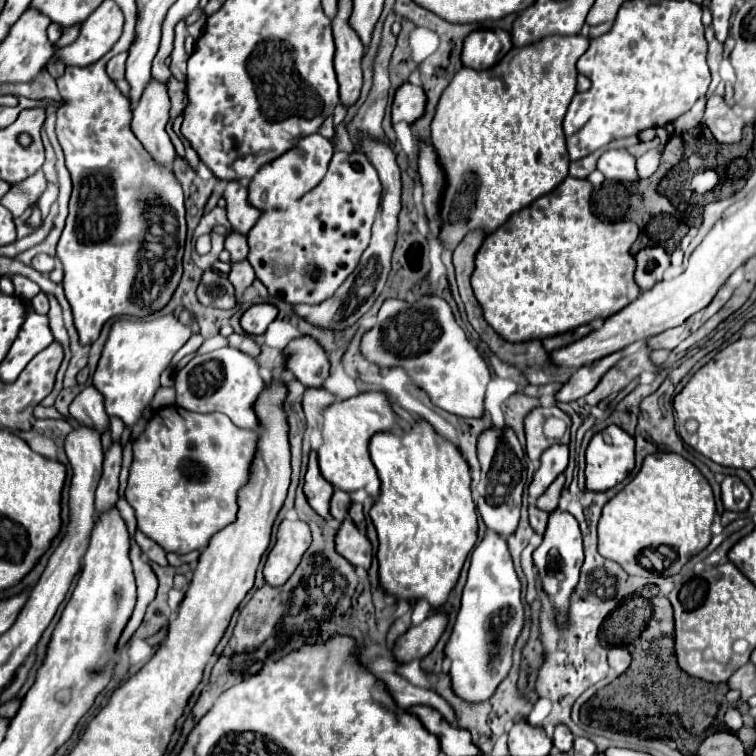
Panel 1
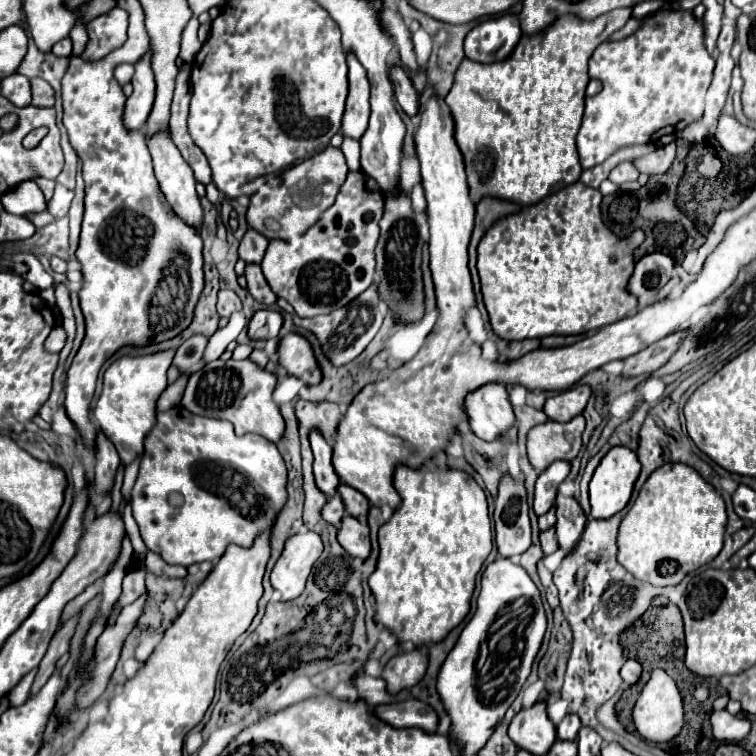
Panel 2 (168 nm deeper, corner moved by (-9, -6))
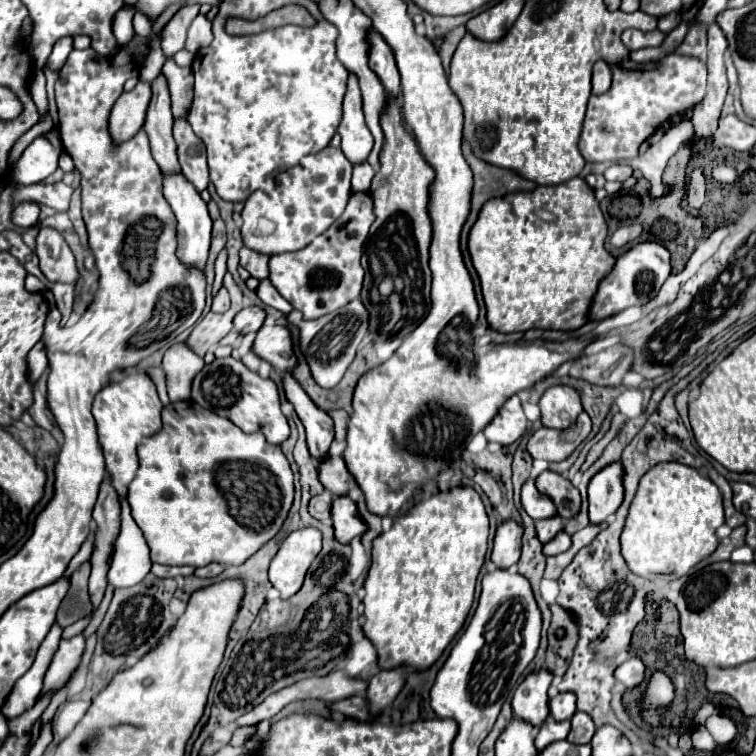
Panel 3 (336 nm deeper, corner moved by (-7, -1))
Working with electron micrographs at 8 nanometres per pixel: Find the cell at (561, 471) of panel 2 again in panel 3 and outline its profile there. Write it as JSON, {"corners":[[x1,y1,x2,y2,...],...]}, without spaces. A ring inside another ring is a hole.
{"corners":[[528,478,524,482,524,486,522,486,522,506,528,512,528,516,534,518,534,520,550,518,550,516,556,514,554,502,548,496,544,496,544,494,538,492,534,478]]}

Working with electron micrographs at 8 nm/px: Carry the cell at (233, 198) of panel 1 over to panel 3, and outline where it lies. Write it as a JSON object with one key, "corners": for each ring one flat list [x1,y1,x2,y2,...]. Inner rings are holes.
{"corners":[[246,246,240,248,240,266,250,272,254,278,268,278,268,258,266,254,254,254,252,250,246,250]]}

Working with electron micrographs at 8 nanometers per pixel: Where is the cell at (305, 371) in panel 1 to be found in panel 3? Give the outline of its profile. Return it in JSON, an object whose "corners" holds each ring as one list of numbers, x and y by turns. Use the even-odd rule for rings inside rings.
{"corners":[[262,326,254,340,254,352,268,360,278,372,290,372,298,366,292,336,286,326]]}

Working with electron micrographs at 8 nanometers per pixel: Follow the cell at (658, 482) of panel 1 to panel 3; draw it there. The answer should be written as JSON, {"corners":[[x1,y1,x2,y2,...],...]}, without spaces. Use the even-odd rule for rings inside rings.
{"corners":[[660,462,642,476,630,504,620,538,622,556,628,568,642,578,674,580,716,550,716,528,722,524,724,508,718,486,686,464]]}

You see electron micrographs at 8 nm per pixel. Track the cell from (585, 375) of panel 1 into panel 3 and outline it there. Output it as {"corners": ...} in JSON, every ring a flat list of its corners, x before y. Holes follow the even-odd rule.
{"corners":[[550,386,540,398,542,424,548,428,564,430,582,412,578,390,572,386]]}

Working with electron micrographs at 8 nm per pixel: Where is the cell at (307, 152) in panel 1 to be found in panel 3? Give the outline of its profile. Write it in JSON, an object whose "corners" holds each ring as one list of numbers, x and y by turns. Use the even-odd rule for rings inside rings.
{"corners":[[326,146,322,152,302,158,302,162,298,166,278,172,276,176,270,176,254,194,250,194,250,198,244,204,244,210,242,210,244,244,248,248,268,254,268,256,280,254,280,252,292,252,292,250,300,250,300,248,308,246,318,234,322,234,344,212,344,206,352,194,350,174,352,174,352,164,346,162,346,156,342,154,342,150,334,148,334,146],[266,222,272,222,274,230,270,230,270,232,262,230,262,224,266,224]]}

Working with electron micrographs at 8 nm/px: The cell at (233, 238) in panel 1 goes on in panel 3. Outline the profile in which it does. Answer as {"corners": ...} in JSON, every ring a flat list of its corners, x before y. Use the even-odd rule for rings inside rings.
{"corners":[[268,278,260,280,260,284,258,284,258,288,256,288,256,294,258,294,258,298,260,298,266,306,272,306,272,308,276,308,276,310,280,310,280,312,284,312,284,314,288,314,288,312,292,310,292,306,278,294,278,290,274,290,274,286,270,284]]}

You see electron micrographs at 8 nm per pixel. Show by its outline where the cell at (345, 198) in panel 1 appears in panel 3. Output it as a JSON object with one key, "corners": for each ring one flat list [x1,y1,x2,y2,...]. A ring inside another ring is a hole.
{"corners":[[352,192,346,210,334,224,318,236,310,246,286,252,286,254,272,254,270,256,270,282,274,288,296,308,304,314,306,320,314,320,326,316,350,300,360,296,364,268,360,264,362,244,368,236,368,230,374,222,374,202,368,192]]}

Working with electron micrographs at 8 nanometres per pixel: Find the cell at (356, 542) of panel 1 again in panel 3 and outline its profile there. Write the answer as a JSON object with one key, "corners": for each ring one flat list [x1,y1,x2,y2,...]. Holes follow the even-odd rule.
{"corners":[[348,496,332,502,332,520,336,540,342,544,350,544,352,538,362,538,368,532,368,526,360,518,356,504]]}

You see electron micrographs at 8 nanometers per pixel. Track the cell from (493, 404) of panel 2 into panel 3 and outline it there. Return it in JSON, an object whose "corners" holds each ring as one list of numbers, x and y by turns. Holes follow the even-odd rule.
{"corners":[[514,396,510,398,510,402,502,404,502,410,498,410,498,416,494,416,492,422,482,432,488,438,488,442,500,442,502,446,508,446,526,432,526,426,528,426,528,420,524,416,518,396]]}

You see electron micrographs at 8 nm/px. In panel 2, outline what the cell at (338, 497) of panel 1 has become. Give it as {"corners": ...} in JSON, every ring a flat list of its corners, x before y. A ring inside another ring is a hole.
{"corners":[[338,495,328,497,328,501,326,501,324,507,322,507,322,517,324,517,328,523,340,527,340,519,344,517,344,505,342,505,342,499,340,499]]}

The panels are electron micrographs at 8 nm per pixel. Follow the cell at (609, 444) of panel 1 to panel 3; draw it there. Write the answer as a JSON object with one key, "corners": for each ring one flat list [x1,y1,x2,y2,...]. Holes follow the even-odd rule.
{"corners":[[612,462,604,466,588,484,590,502,590,522,600,524,612,516,624,500,624,466,622,462]]}

